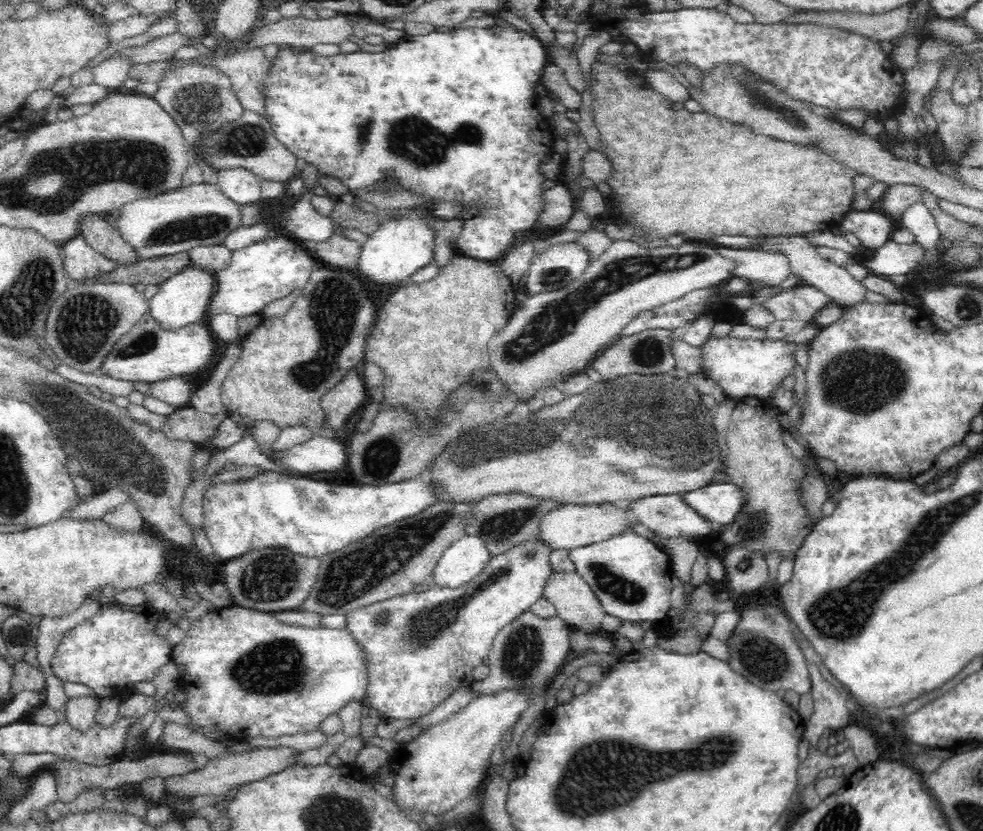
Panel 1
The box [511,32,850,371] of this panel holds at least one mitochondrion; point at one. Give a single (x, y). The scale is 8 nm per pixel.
(757, 98)

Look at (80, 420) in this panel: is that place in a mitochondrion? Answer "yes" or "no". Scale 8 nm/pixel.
yes

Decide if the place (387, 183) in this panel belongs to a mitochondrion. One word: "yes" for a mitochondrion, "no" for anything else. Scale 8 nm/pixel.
yes

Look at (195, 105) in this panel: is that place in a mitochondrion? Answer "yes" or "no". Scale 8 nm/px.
yes

